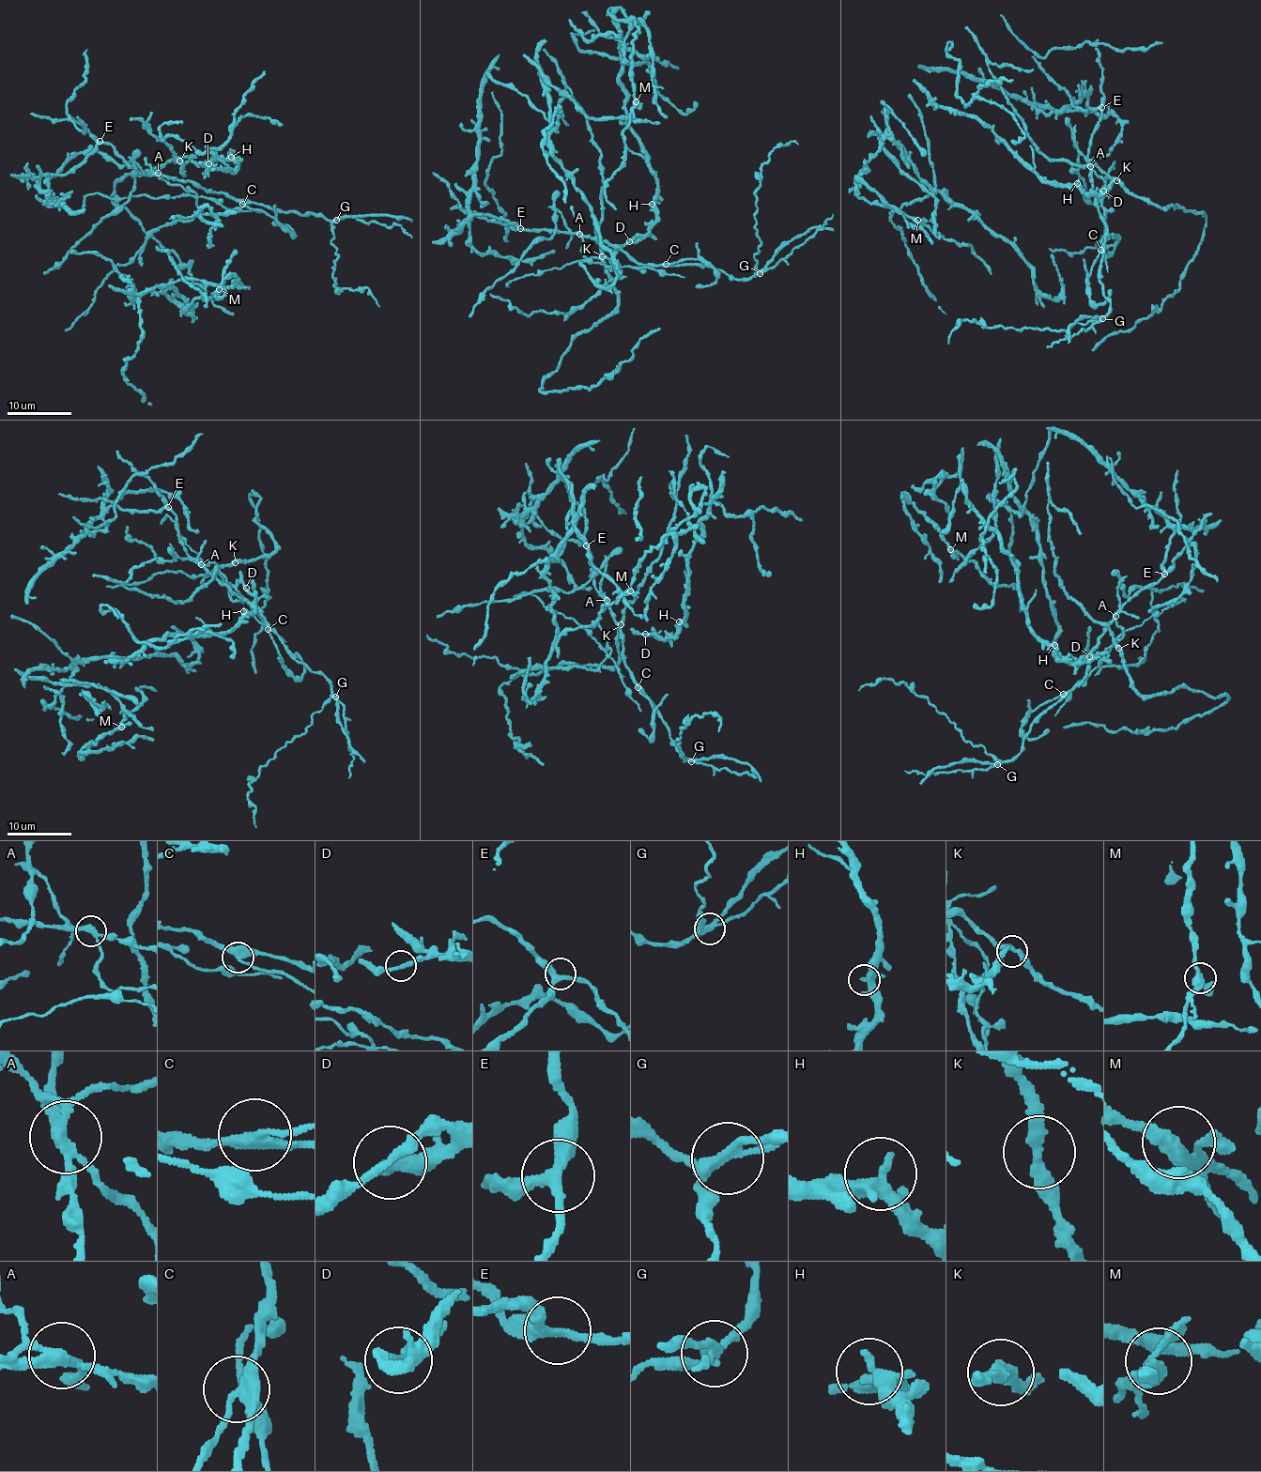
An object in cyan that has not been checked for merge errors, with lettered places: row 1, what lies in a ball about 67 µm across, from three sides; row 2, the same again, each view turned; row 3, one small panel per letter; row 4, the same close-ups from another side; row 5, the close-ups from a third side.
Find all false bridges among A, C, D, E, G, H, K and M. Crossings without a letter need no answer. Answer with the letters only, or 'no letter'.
A, C, G

